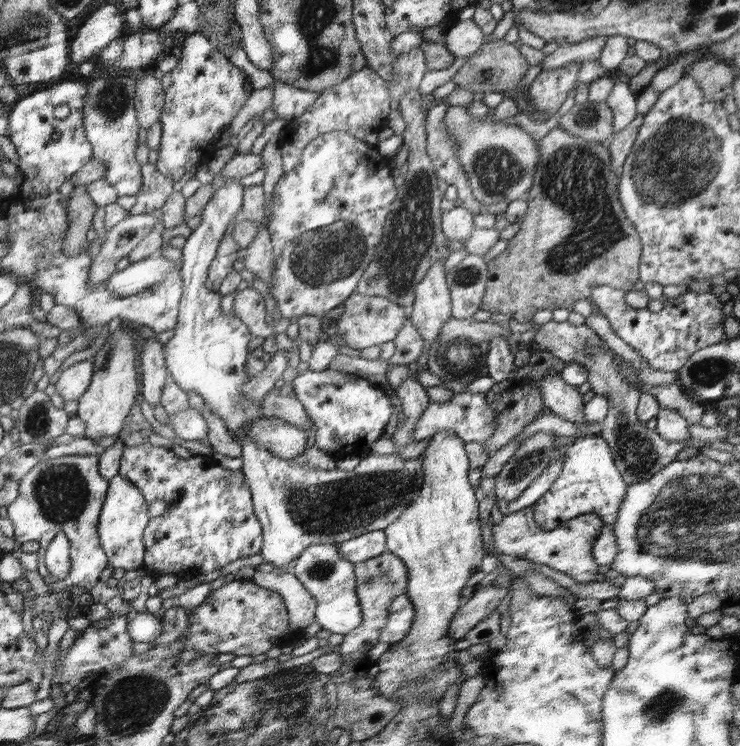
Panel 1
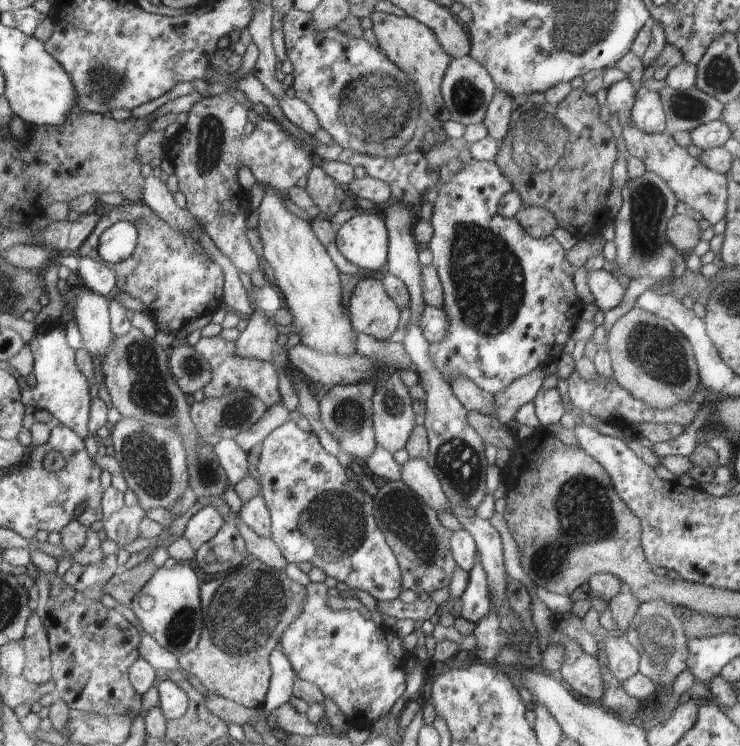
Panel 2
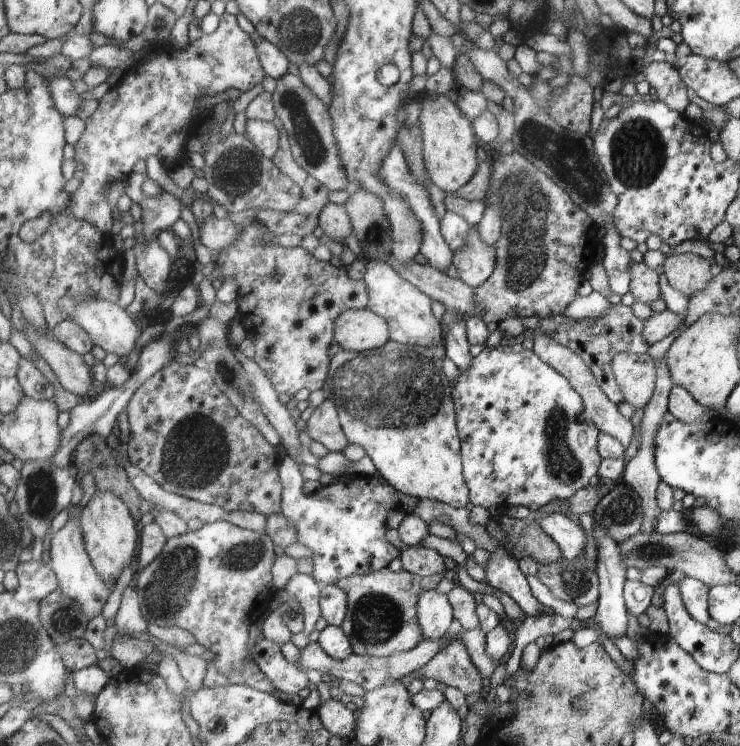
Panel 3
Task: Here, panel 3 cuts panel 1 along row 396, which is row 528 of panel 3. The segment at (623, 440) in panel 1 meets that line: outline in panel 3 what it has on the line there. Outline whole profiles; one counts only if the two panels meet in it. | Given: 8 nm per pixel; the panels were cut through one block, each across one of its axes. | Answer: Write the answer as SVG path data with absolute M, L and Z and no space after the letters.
M630 486L610 487L593 511L594 520L600 523L608 534L621 545L634 536L641 527L642 499Z

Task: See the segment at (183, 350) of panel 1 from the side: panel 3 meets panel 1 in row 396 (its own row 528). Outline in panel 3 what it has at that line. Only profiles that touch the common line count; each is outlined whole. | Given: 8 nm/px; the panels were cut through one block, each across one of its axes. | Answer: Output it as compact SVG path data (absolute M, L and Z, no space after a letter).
M214 521L197 531L188 531L164 543L162 552L140 572L134 575L133 585L140 596L141 608L148 623L161 627L179 626L190 632L195 642L214 652L215 658L207 662L203 686L214 688L226 685L246 685L262 692L276 689L270 679L258 670L250 654L250 624L262 622L269 614L270 590L275 561L273 539L264 532L243 529L226 521Z

